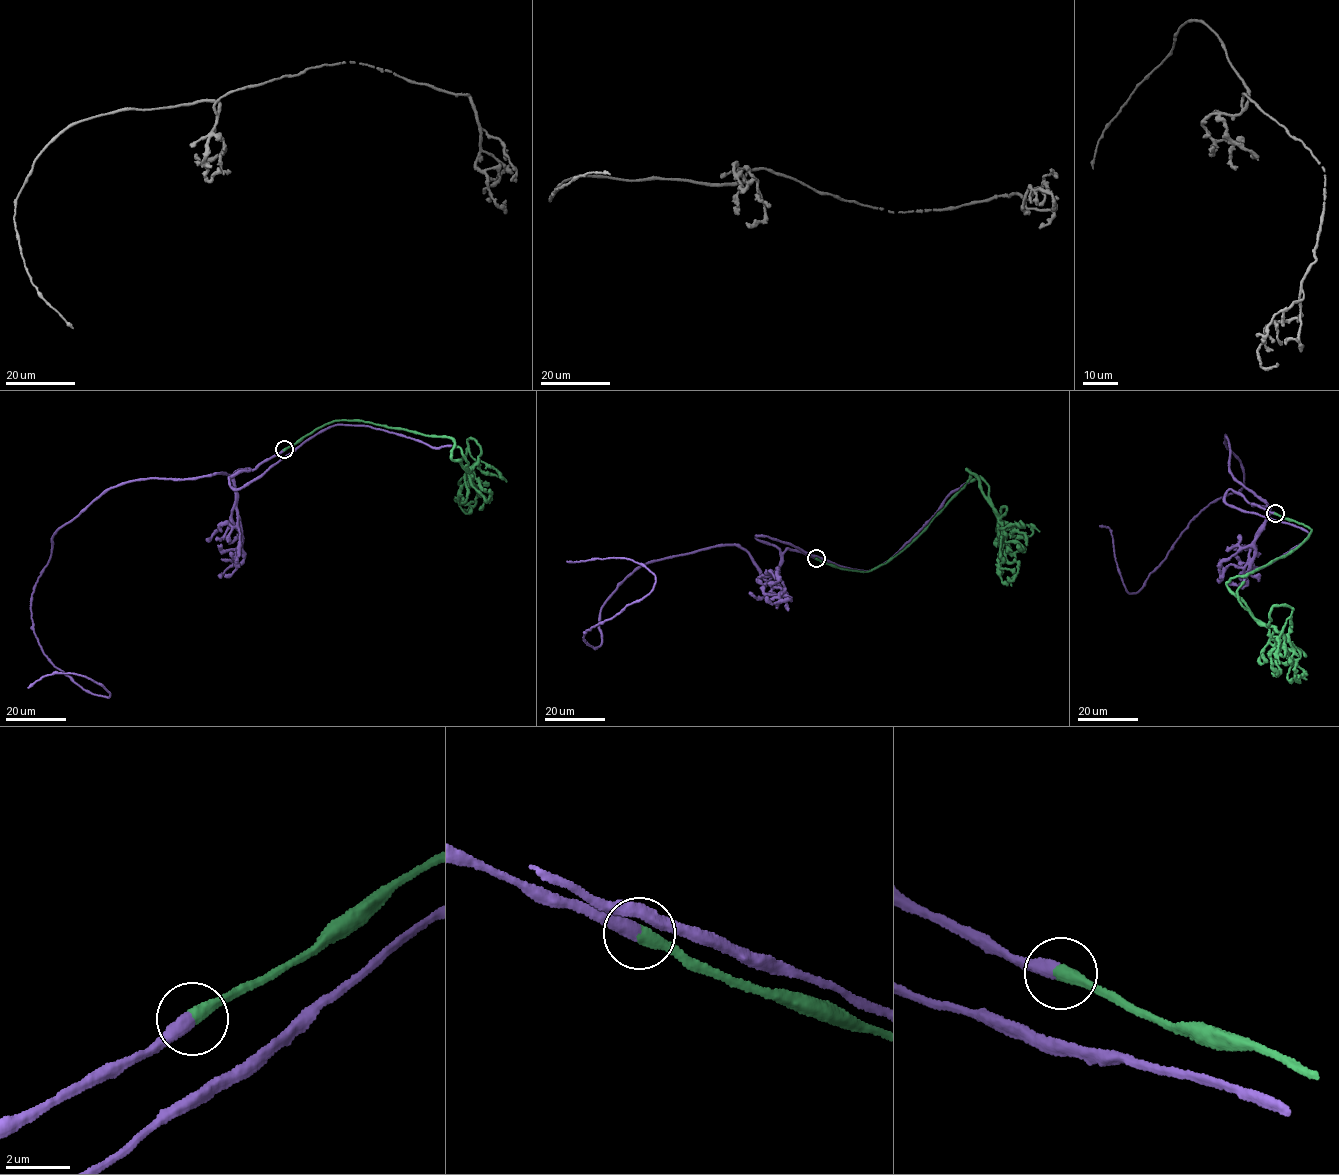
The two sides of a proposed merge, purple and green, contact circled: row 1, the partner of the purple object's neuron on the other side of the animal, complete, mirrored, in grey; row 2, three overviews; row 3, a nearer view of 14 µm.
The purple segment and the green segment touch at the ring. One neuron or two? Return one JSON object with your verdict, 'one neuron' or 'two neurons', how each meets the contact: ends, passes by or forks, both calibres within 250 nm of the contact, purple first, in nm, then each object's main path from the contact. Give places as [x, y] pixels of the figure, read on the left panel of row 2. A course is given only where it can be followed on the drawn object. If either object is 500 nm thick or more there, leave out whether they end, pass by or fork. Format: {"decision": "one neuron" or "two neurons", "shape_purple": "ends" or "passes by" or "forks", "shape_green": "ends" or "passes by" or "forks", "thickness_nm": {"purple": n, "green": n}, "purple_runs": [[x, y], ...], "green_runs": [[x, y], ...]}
{"decision": "one neuron", "shape_purple": "ends", "shape_green": "ends", "thickness_nm": {"purple": 440, "green": 440}, "purple_runs": [[284, 450], [229, 475], [118, 484], [59, 528], [34, 634], [110, 696], [73, 673], [28, 687]], "green_runs": [[284, 450], [343, 420], [447, 437], [477, 490], [476, 504], [462, 510]]}

